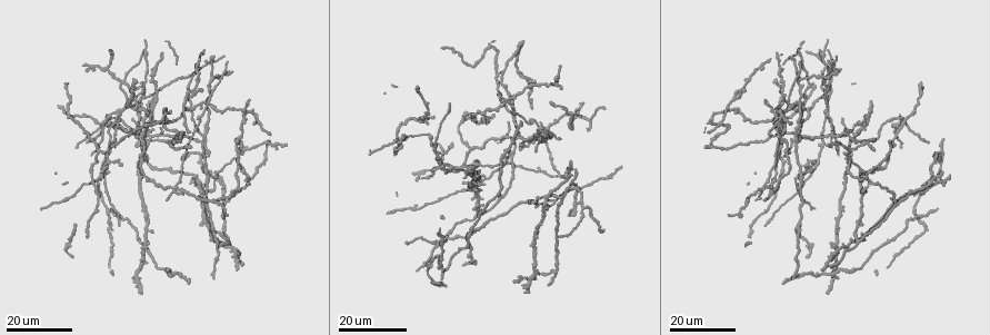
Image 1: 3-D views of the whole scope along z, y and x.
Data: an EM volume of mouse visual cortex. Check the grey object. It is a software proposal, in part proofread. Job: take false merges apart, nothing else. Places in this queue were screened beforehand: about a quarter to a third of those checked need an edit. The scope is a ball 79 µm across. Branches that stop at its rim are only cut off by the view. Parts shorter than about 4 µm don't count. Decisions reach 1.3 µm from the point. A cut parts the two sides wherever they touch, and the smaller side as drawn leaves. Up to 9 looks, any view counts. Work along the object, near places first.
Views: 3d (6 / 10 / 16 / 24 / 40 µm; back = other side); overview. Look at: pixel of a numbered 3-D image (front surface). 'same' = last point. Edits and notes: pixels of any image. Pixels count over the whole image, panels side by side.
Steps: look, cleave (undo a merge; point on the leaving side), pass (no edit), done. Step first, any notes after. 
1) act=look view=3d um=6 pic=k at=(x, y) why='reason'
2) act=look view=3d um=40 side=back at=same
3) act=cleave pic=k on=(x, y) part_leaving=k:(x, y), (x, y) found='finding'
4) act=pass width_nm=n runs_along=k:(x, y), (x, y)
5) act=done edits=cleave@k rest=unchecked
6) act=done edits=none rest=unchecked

act=look view=3d um=24 pic=1 at=(123, 80) why='four arms meet'

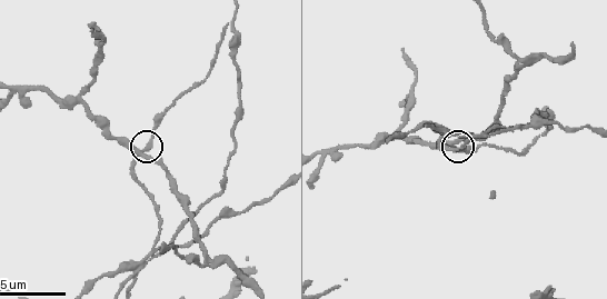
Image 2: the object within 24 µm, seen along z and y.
act=look view=3d um=6 pic=2 at=(448, 143) why='zoom in'

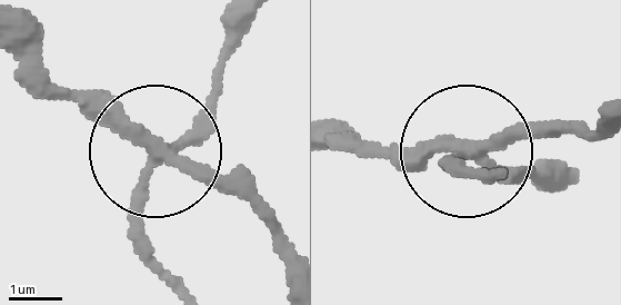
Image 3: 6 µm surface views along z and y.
act=look view=3d um=6 side=back pic=3 at=(153, 149)

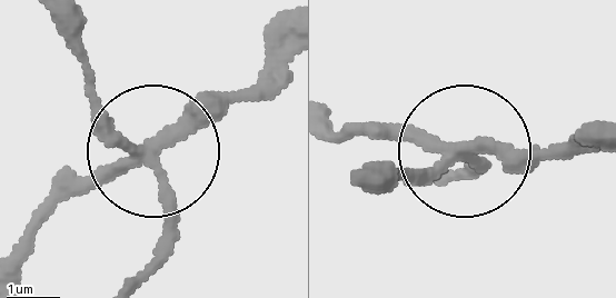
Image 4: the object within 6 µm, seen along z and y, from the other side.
act=cleave pic=4 on=(92, 99) side_arm_um=25 arms=4 found='two neurons meet here'

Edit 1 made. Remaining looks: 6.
act=look view=3d um=16 pic=1 at=(438, 242) why='four or more arms meet'

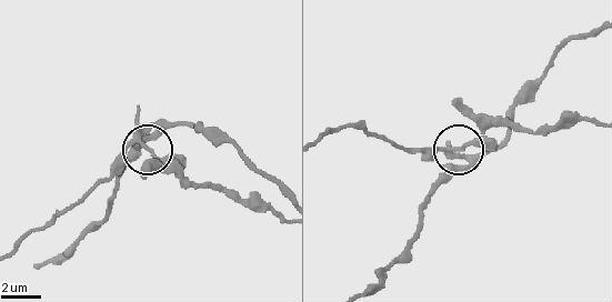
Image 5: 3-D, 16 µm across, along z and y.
act=look view=3d um=10 pic=5 at=(140, 135)

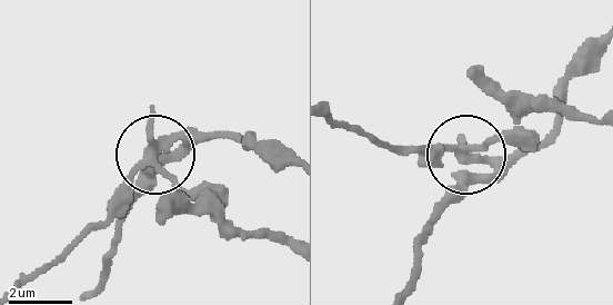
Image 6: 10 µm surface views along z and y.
act=look view=3d um=6 pic=6 at=(466, 162) why='closer look'

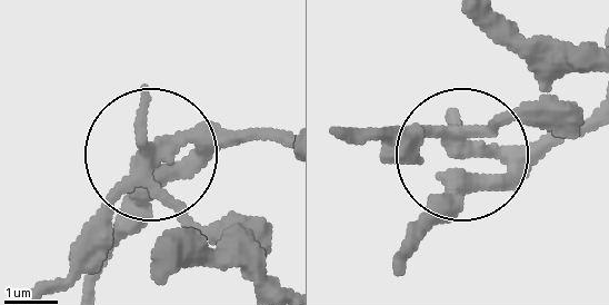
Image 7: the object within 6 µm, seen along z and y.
act=pass arms=5 found='continuous, no second neuron'

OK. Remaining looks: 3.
act=look view=3d um=16 pic=1 at=(506, 100) why='four-way junction'

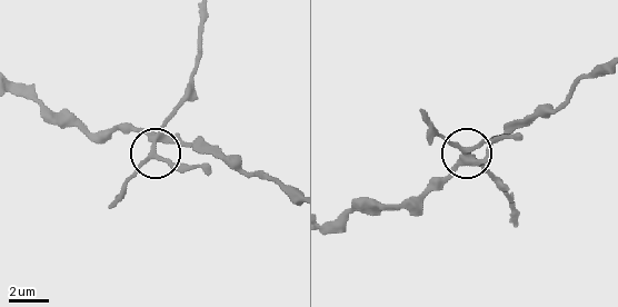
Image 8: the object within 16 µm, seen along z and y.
act=look view=3d um=10 pic=8 at=(153, 138)

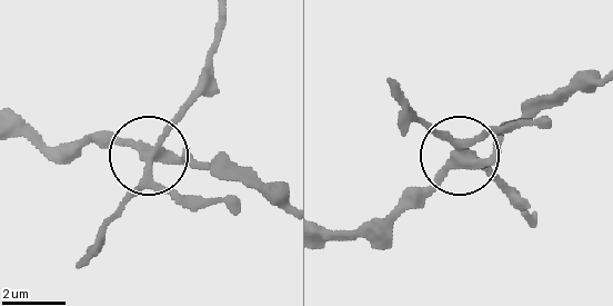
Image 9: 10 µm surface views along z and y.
act=pass arms=4 runs_along=9:(529, 225), (462, 154), (489, 154), (533, 100) found='all the same neuron'

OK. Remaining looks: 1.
act=done edits=cleave@4 rest=unchecked

